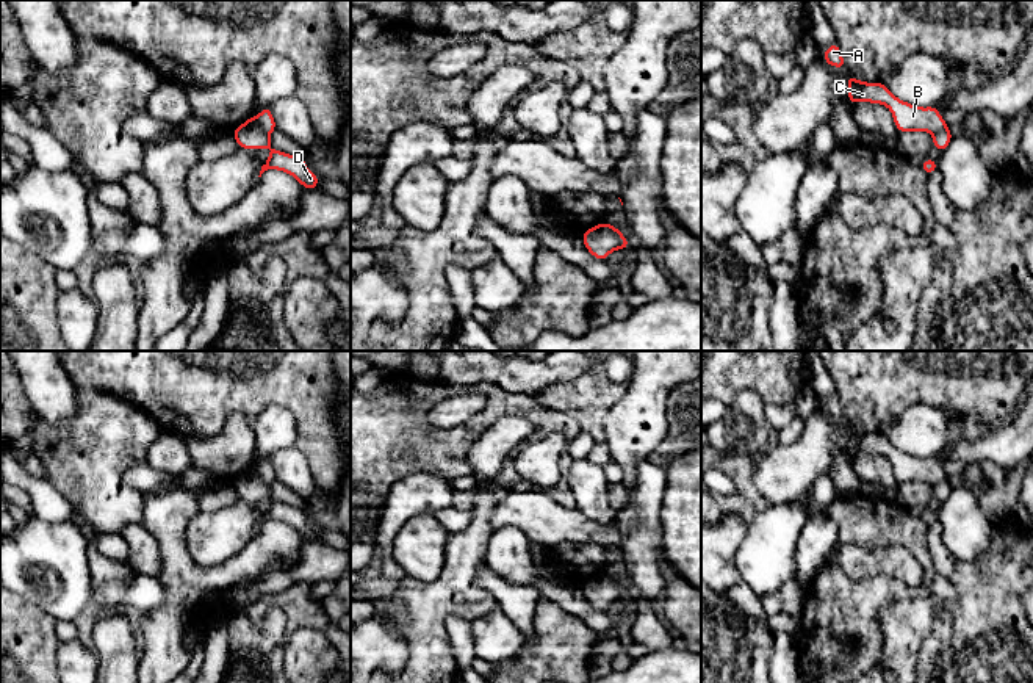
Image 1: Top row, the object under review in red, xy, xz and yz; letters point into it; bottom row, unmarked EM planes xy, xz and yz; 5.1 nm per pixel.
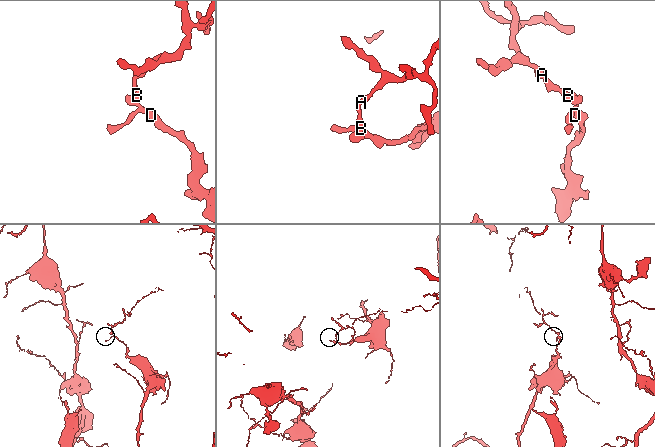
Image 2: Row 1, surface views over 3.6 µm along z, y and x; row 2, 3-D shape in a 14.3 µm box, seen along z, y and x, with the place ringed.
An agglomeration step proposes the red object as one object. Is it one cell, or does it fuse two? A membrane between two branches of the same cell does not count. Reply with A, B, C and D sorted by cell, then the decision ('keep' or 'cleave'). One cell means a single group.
A B C / D; cleave

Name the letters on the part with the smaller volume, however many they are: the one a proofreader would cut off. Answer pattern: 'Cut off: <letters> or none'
Cut off: A, B, C

